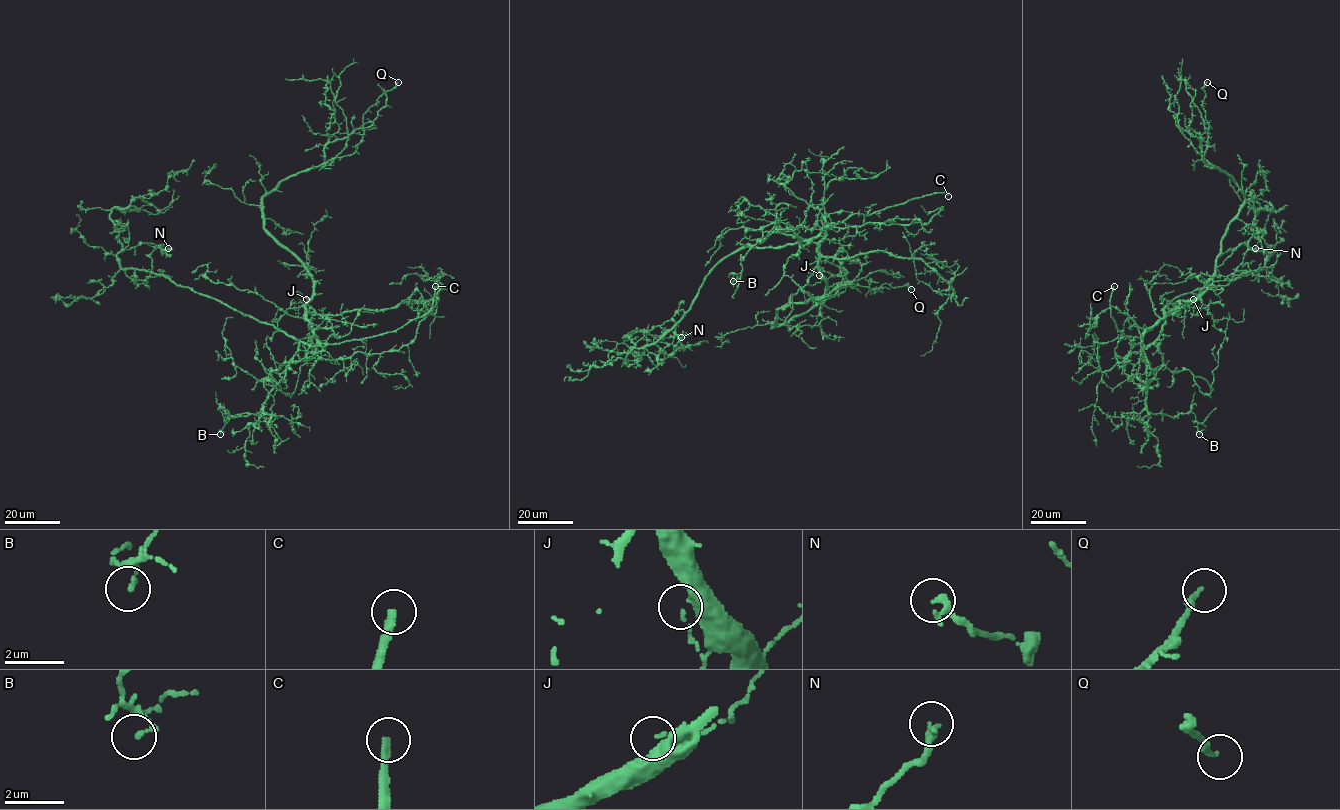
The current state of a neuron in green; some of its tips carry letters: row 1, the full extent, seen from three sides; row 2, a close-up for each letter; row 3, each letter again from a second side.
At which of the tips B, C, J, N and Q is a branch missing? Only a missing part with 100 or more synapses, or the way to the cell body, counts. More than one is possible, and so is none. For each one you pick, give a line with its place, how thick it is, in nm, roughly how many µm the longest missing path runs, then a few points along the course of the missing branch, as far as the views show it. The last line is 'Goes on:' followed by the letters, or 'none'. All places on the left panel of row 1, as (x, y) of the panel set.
C: at (435, 286); 280 nm thick; about 25 µm are missing; missing branch runs (435, 286), (436, 268), (441, 263), (464, 250), (475, 249)
Goes on: C

